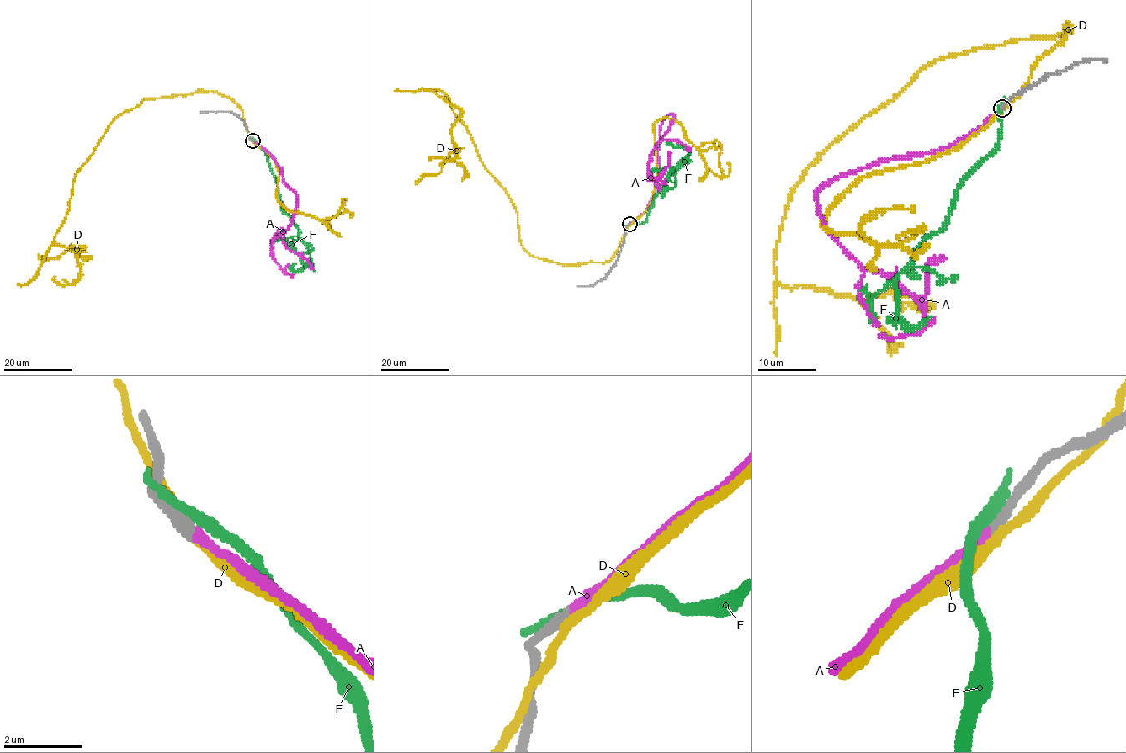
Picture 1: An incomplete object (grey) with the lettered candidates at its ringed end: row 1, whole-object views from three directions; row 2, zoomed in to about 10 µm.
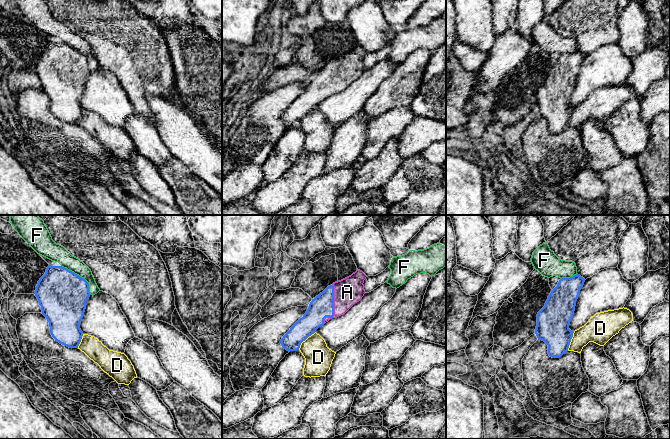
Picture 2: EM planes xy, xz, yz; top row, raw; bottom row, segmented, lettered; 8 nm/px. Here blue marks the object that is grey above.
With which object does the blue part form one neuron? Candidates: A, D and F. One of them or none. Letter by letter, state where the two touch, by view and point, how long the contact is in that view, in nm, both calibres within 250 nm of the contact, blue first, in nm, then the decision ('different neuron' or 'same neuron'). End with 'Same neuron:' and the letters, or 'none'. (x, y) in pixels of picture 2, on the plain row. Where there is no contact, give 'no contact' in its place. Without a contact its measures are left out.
A: xz (333, 83) | 320 nm | 190/220 nm | same neuron
D: xz (305, 115) | 200 nm | 160/220 nm | different neuron
F: xy (79, 52) | 340 nm | 400/140 nm | different neuron
Same neuron: A

